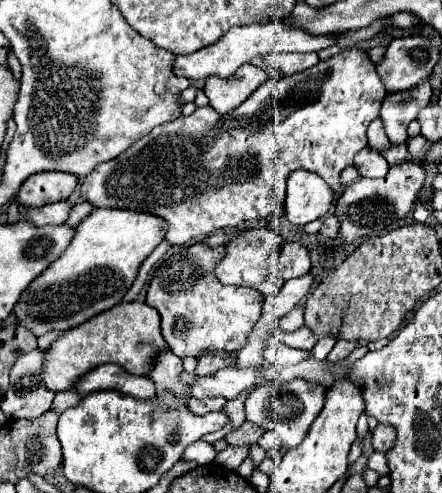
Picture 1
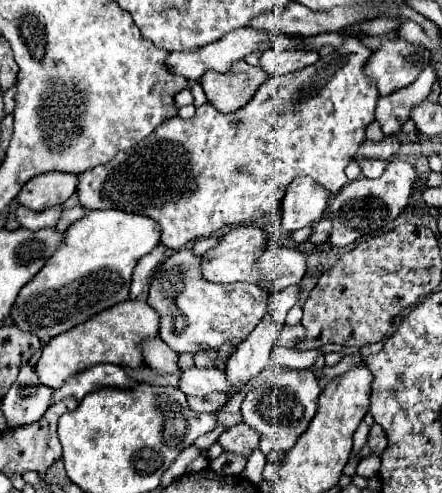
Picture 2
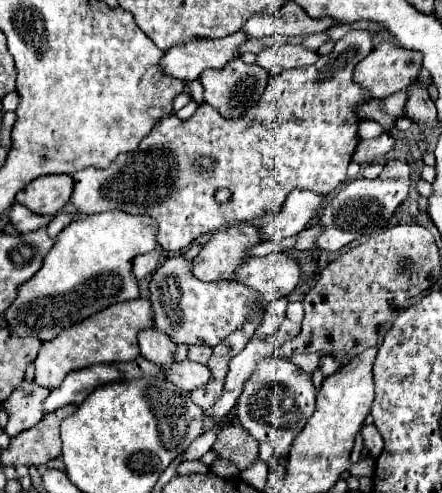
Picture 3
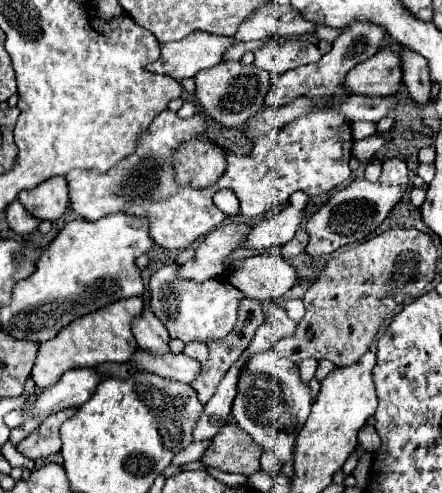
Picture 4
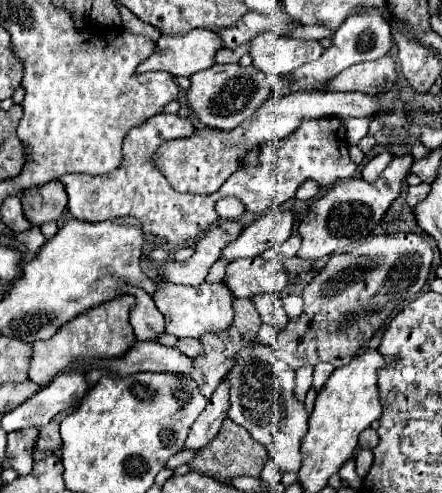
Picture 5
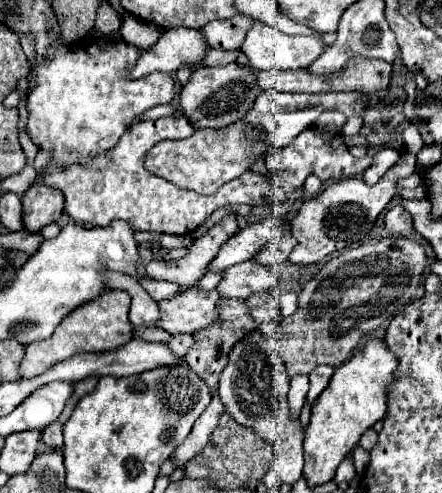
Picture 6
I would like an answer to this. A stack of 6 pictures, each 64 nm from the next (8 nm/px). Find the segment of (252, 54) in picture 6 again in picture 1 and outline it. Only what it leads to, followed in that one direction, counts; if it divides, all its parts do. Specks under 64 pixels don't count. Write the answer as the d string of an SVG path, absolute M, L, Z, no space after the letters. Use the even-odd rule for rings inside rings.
M272 52L264 56L266 66L272 66L276 70L280 70L284 76L302 72L306 68L312 68L314 64L320 62L316 52L306 52L306 54L282 54L282 52Z

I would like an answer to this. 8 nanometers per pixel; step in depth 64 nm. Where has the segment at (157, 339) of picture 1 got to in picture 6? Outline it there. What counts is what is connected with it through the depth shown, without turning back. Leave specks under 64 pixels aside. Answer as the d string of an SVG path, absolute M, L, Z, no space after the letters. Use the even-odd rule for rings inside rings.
M108 290L100 296L96 296L92 302L84 302L84 306L78 306L76 312L70 312L58 324L54 336L26 346L26 354L20 362L20 376L22 378L38 376L52 364L66 360L80 352L92 352L92 350L106 352L106 350L114 350L114 348L126 344L132 338L132 330L134 330L128 320L128 308L130 308L130 296L122 290Z

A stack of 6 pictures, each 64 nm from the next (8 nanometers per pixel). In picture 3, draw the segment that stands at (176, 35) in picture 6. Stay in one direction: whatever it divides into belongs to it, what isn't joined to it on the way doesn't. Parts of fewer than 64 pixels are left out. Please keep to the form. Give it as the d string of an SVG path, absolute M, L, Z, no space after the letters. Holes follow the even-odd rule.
M242 32L224 38L194 38L168 48L160 60L160 70L184 82L196 80L206 68L222 68L236 56L238 46L248 40Z

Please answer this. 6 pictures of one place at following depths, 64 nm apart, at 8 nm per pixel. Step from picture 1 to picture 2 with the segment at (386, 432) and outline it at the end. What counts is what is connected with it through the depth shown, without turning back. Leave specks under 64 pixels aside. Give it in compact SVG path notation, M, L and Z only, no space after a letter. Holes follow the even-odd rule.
M372 424L370 426L370 432L368 432L368 446L372 450L372 454L382 454L384 448L386 448L386 436L384 436L384 430L378 426L378 424Z

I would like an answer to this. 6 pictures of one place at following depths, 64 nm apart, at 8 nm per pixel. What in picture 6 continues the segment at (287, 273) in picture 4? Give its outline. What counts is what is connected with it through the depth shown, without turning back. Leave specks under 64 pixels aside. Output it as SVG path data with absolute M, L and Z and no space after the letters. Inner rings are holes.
M246 260L224 270L216 292L224 298L244 300L252 292L262 292L262 290L270 292L276 288L276 284L278 284L278 274L274 270L256 264L254 260Z

